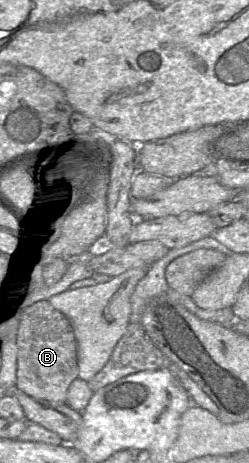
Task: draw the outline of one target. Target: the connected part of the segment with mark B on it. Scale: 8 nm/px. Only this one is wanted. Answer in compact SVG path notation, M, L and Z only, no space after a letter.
M50 304L22 318L16 388L37 401L66 404L69 387L77 378L77 341L70 321Z

